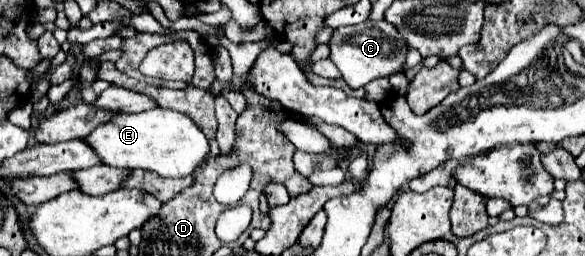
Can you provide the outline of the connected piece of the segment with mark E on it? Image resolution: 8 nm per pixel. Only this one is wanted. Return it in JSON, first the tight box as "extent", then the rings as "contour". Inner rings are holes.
{"extent":[86,107,210,177],"contour":[[[162,107],[144,111],[144,113],[134,113],[134,115],[116,115],[112,121],[100,125],[100,129],[90,133],[86,137],[86,141],[92,145],[92,149],[96,149],[96,153],[100,153],[104,165],[126,167],[126,169],[148,169],[162,177],[192,175],[210,157],[210,145],[208,145],[206,135],[202,133],[202,129],[188,115],[182,115],[172,109],[162,109]]]}

